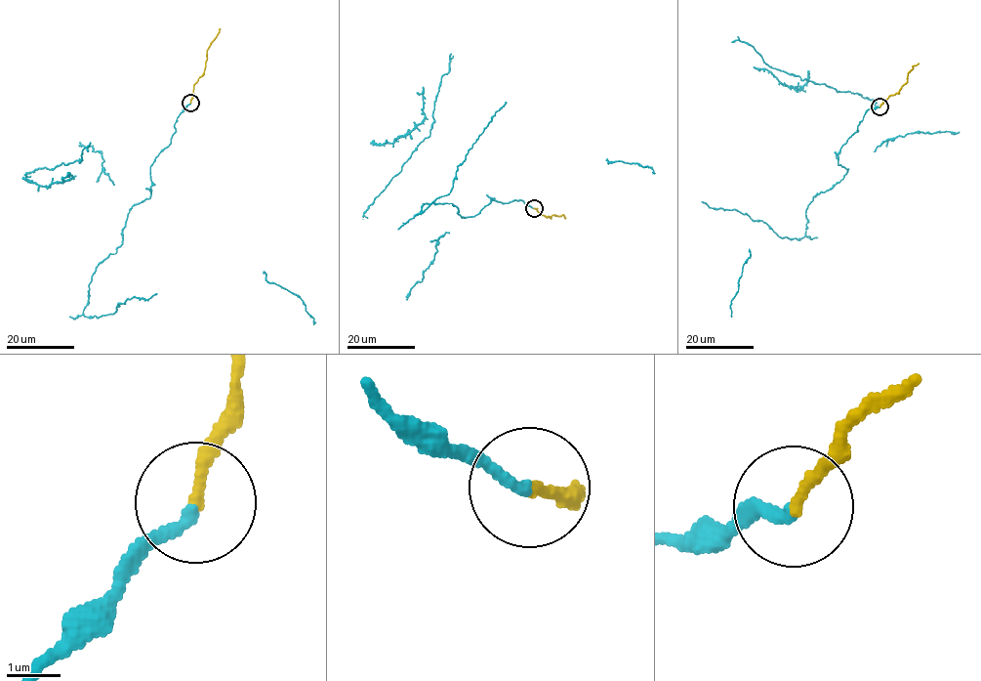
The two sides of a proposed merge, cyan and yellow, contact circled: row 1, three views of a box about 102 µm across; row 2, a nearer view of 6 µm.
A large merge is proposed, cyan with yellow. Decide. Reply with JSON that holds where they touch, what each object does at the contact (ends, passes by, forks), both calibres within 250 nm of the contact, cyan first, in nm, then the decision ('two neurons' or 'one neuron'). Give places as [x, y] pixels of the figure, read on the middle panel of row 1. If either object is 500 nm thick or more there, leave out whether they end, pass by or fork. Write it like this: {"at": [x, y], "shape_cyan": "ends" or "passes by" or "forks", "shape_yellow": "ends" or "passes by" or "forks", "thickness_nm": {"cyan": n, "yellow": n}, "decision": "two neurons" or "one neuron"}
{"at": [534, 208], "shape_cyan": "ends", "shape_yellow": "ends", "thickness_nm": {"cyan": 200, "yellow": 200}, "decision": "one neuron"}

